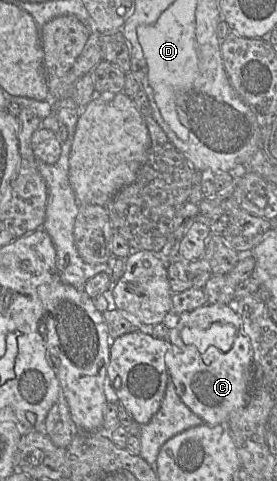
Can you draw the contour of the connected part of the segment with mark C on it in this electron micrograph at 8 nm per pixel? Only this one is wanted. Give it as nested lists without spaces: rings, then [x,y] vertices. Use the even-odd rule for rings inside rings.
[[[233,303],[206,304],[180,314],[177,325],[169,329],[167,342],[168,351],[165,360],[176,393],[203,423],[210,426],[226,424],[233,411],[246,406],[252,384],[253,351],[250,340],[244,332],[243,321],[235,311]]]

